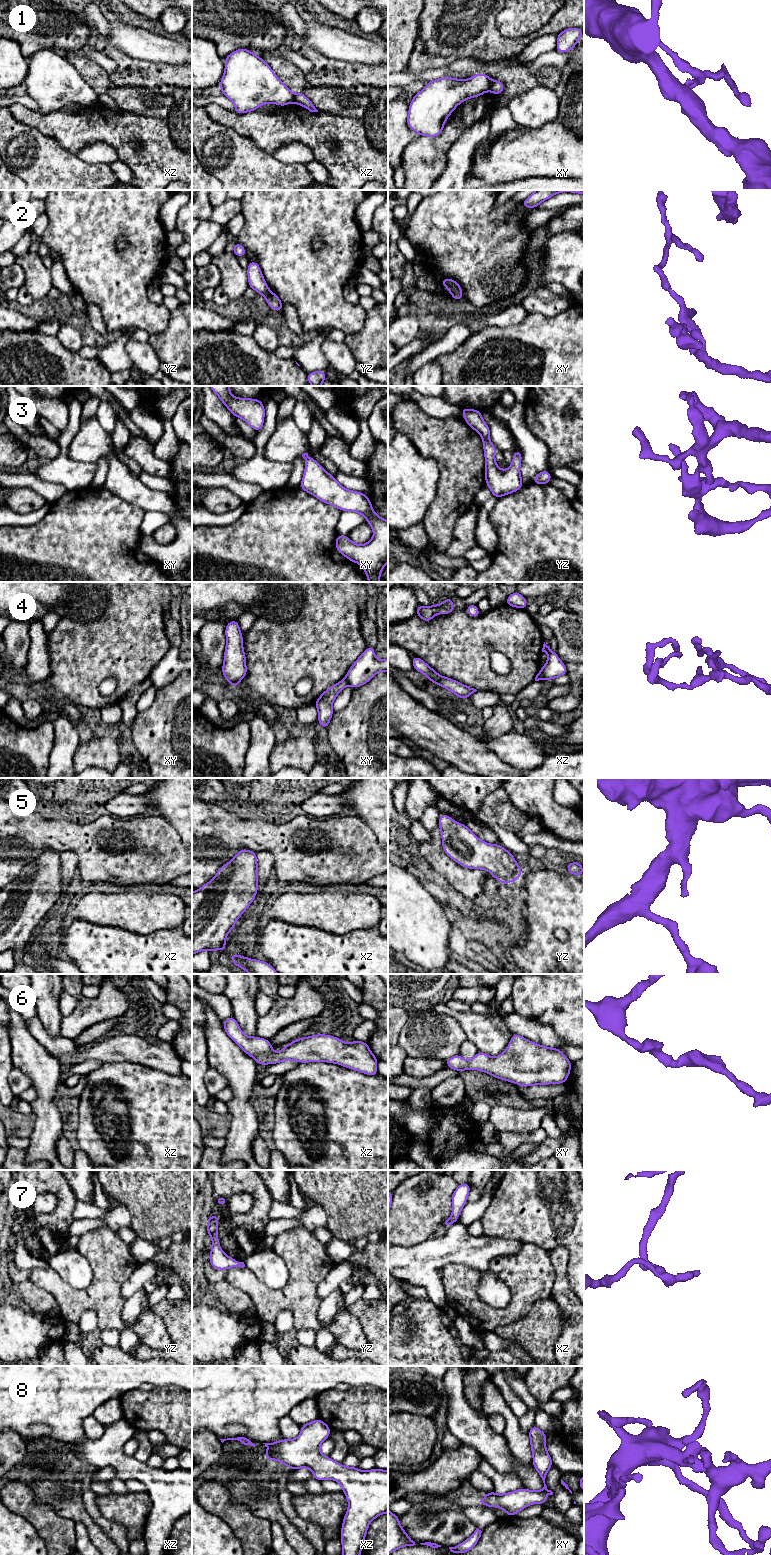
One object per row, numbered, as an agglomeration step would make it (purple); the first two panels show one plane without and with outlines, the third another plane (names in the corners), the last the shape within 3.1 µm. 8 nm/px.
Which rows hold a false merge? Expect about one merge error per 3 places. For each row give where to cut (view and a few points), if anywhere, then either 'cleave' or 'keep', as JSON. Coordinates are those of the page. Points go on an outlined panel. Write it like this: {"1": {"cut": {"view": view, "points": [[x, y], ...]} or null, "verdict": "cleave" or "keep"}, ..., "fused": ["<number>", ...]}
{"1": {"cut": {"view": "xy", "points": [[492, 80], [488, 89]]}, "verdict": "cleave"}, "2": {"cut": {"view": "xy", "points": [[461, 291], [451, 294]]}, "verdict": "cleave"}, "3": {"cut": null, "verdict": "keep"}, "4": {"cut": {"view": "xy", "points": [[344, 678], [348, 683]]}, "verdict": "cleave"}, "5": {"cut": null, "verdict": "keep"}, "6": {"cut": null, "verdict": "keep"}, "7": {"cut": null, "verdict": "keep"}, "8": {"cut": null, "verdict": "keep"}, "fused": ["1", "2", "4"]}

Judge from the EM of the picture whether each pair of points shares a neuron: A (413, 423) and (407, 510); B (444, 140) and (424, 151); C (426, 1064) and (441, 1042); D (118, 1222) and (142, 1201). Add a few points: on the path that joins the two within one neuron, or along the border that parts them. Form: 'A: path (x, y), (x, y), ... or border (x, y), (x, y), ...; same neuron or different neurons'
A: border (398, 431), (405, 434), (423, 456), (431, 457); different neurons
B: path (439, 145), (434, 150), (429, 151); same neuron
C: border (407, 1057), (437, 1058), (444, 1061); different neurons
D: border (120, 1205), (123, 1205), (130, 1214), (130, 1226); different neurons

